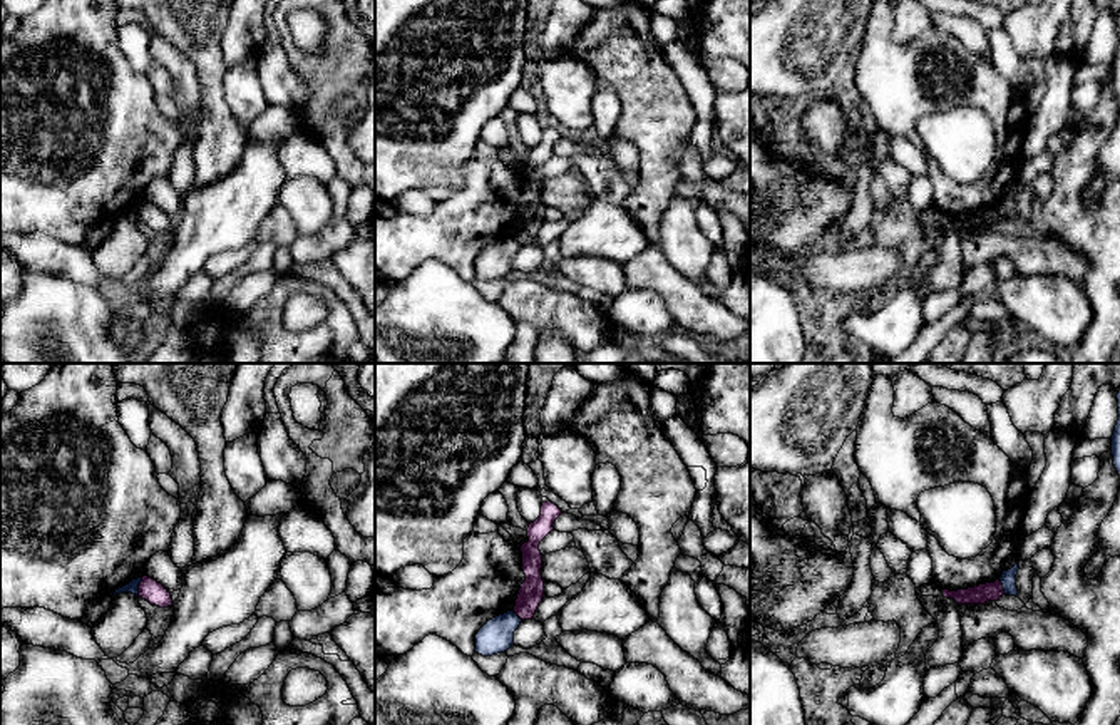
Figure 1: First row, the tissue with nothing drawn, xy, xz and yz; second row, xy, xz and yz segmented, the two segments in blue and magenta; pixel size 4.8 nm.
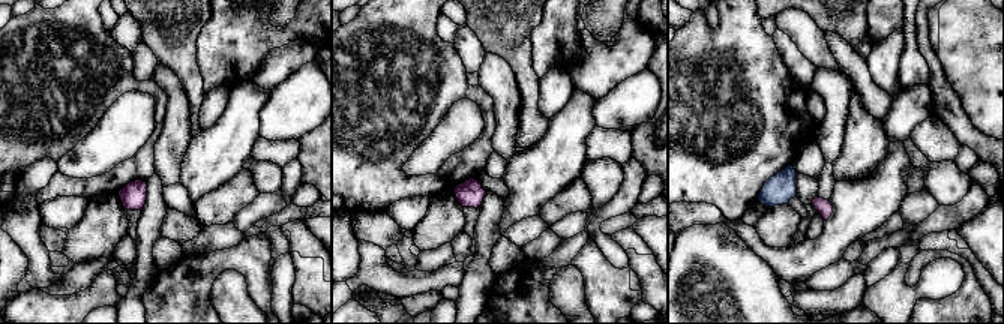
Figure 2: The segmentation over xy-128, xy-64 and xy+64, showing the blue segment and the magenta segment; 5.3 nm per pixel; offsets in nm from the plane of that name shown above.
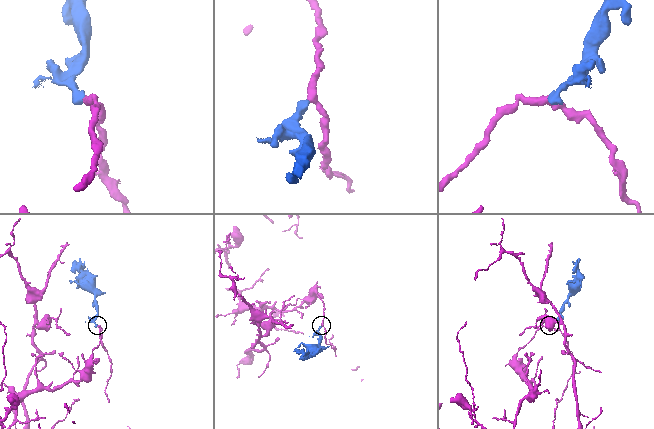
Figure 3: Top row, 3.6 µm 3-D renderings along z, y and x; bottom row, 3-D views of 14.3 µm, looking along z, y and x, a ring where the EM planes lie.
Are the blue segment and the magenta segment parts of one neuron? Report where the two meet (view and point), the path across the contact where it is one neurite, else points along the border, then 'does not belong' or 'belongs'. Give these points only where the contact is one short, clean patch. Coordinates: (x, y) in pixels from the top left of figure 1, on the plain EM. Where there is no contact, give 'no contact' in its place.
contact xy (138, 211); border xy (143, 203), (136, 220); does not belong

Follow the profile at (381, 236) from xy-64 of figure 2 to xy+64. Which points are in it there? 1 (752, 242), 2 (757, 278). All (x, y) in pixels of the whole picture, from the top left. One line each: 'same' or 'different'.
1: same
2: different

